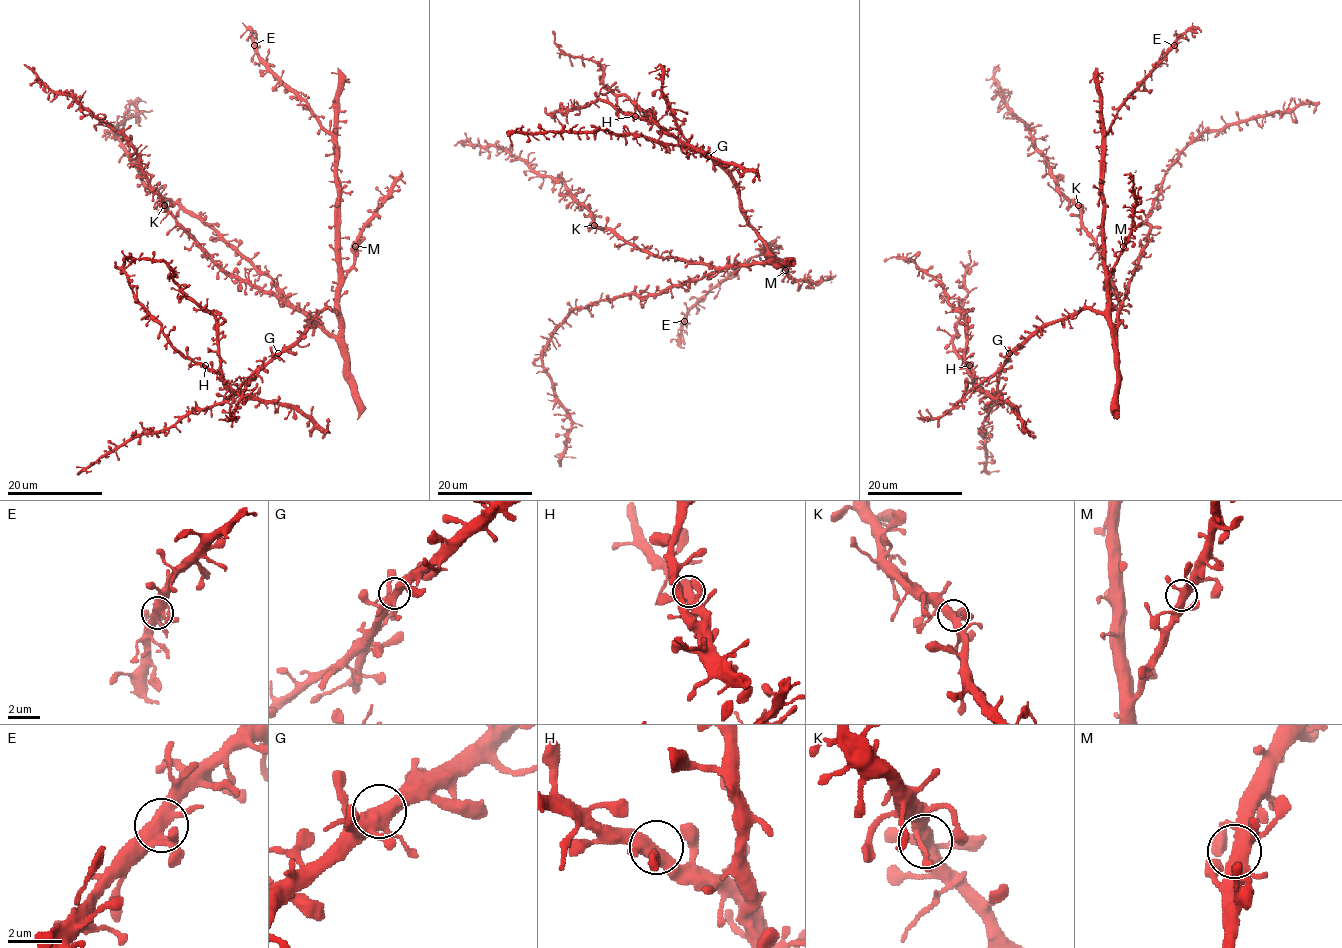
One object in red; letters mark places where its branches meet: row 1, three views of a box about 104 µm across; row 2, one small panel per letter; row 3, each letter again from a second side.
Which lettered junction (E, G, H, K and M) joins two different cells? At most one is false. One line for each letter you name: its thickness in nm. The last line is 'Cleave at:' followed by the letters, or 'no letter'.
Cleave at: no letter

